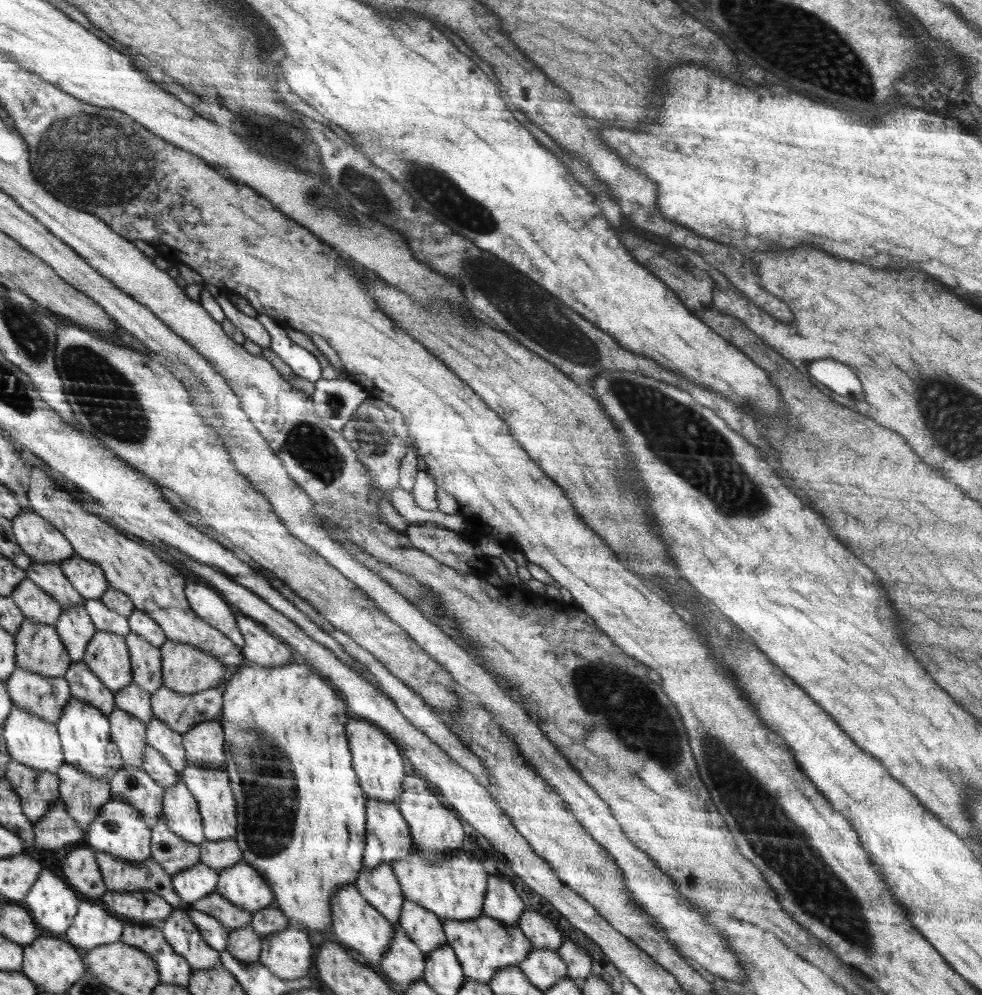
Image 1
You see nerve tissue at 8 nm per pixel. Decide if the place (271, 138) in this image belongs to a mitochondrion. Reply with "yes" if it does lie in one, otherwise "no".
yes

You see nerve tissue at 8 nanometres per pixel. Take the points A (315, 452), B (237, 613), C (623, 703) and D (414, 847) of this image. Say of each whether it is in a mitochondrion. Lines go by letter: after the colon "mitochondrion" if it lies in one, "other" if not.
A: mitochondrion
B: other
C: mitochondrion
D: other

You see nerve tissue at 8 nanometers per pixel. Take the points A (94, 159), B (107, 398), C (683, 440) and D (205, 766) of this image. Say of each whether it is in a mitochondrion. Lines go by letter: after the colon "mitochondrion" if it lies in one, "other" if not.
A: mitochondrion
B: mitochondrion
C: mitochondrion
D: other

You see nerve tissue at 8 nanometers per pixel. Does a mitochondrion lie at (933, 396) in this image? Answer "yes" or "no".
yes

